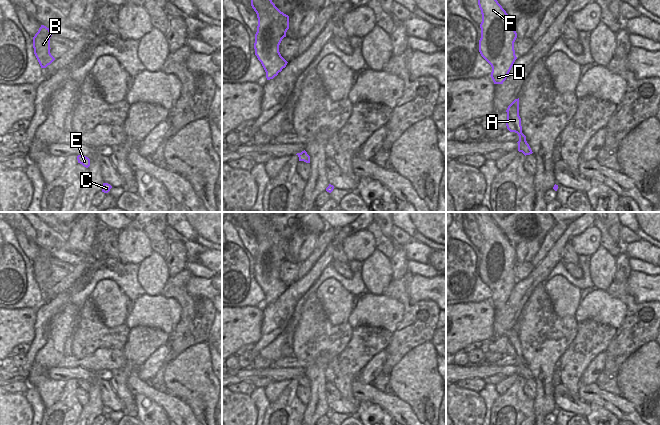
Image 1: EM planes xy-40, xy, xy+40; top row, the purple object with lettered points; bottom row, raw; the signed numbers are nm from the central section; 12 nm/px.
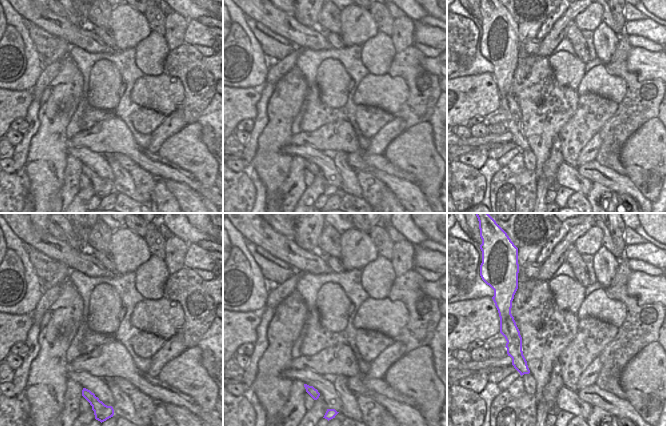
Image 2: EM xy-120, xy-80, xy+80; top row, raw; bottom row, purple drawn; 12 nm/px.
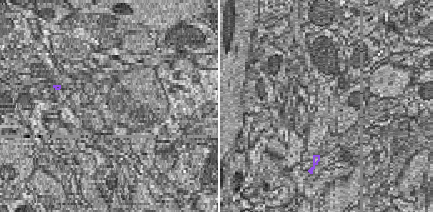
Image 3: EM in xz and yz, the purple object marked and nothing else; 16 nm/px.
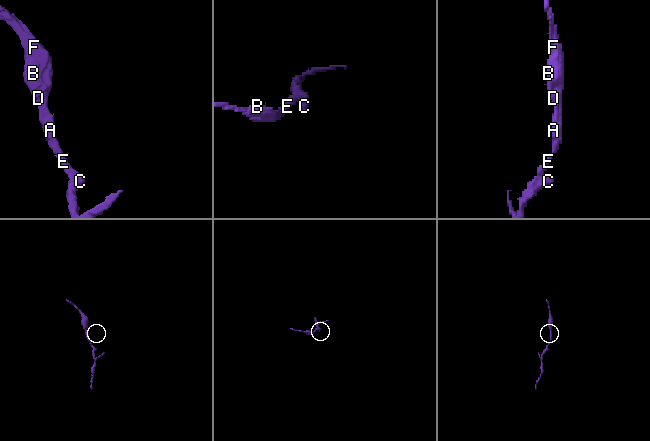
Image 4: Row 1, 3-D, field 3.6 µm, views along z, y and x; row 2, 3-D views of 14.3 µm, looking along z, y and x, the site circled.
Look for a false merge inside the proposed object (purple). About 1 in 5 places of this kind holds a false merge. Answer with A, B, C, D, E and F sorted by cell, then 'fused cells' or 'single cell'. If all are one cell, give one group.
A B C D E F | single cell

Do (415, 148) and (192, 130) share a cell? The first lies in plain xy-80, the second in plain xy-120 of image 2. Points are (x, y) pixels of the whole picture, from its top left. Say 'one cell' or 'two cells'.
one cell

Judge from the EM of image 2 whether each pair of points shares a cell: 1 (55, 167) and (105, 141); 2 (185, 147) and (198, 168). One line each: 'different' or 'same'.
1: different
2: same

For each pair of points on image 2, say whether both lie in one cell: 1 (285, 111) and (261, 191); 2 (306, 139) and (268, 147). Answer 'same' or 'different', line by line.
1: different
2: different

